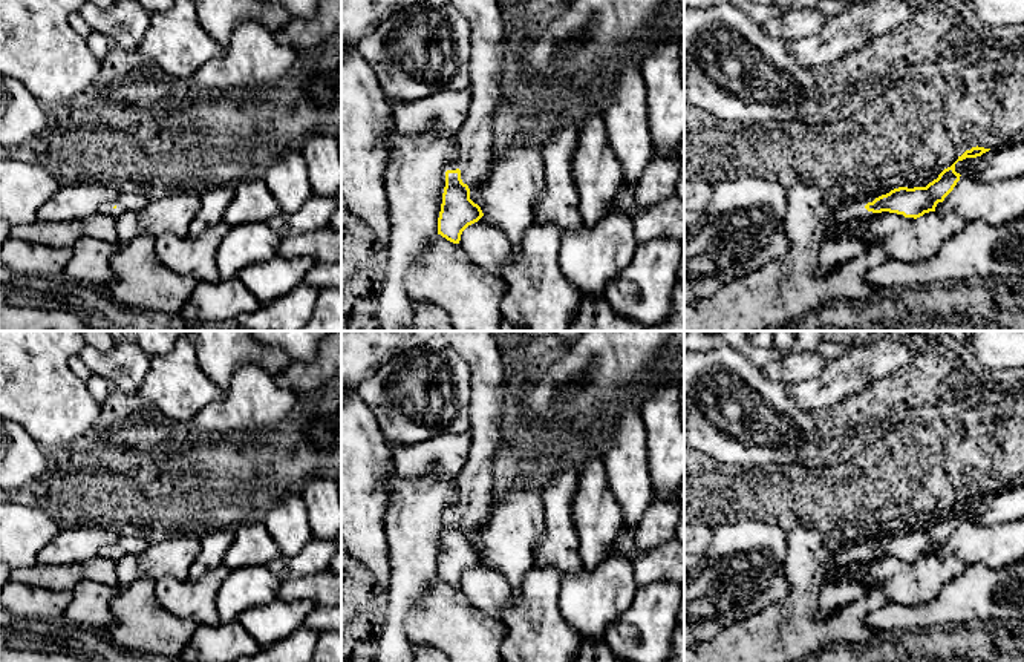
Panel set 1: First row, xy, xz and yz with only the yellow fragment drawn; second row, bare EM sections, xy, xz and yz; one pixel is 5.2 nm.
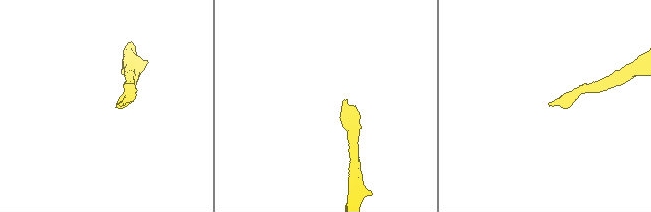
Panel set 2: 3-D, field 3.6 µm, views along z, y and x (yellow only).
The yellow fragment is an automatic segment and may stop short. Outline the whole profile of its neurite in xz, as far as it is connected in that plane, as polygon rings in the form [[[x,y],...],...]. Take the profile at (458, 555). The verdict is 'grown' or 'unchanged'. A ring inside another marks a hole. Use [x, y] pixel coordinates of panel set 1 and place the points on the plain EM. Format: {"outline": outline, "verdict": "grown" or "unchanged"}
{"outline": [[[341,331],[341,398],[358,392],[384,363],[412,346],[444,339],[471,369],[468,460],[455,478],[456,500],[444,512],[445,530],[438,578],[459,587],[462,575],[484,556],[470,536],[488,519],[493,463],[511,426],[504,366],[491,331]]], "verdict": "grown"}

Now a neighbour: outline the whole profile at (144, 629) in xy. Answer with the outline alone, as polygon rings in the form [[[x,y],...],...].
[[[142,578],[119,587],[116,630],[107,633],[132,657],[176,662],[197,624],[174,616],[155,596],[155,581]]]

